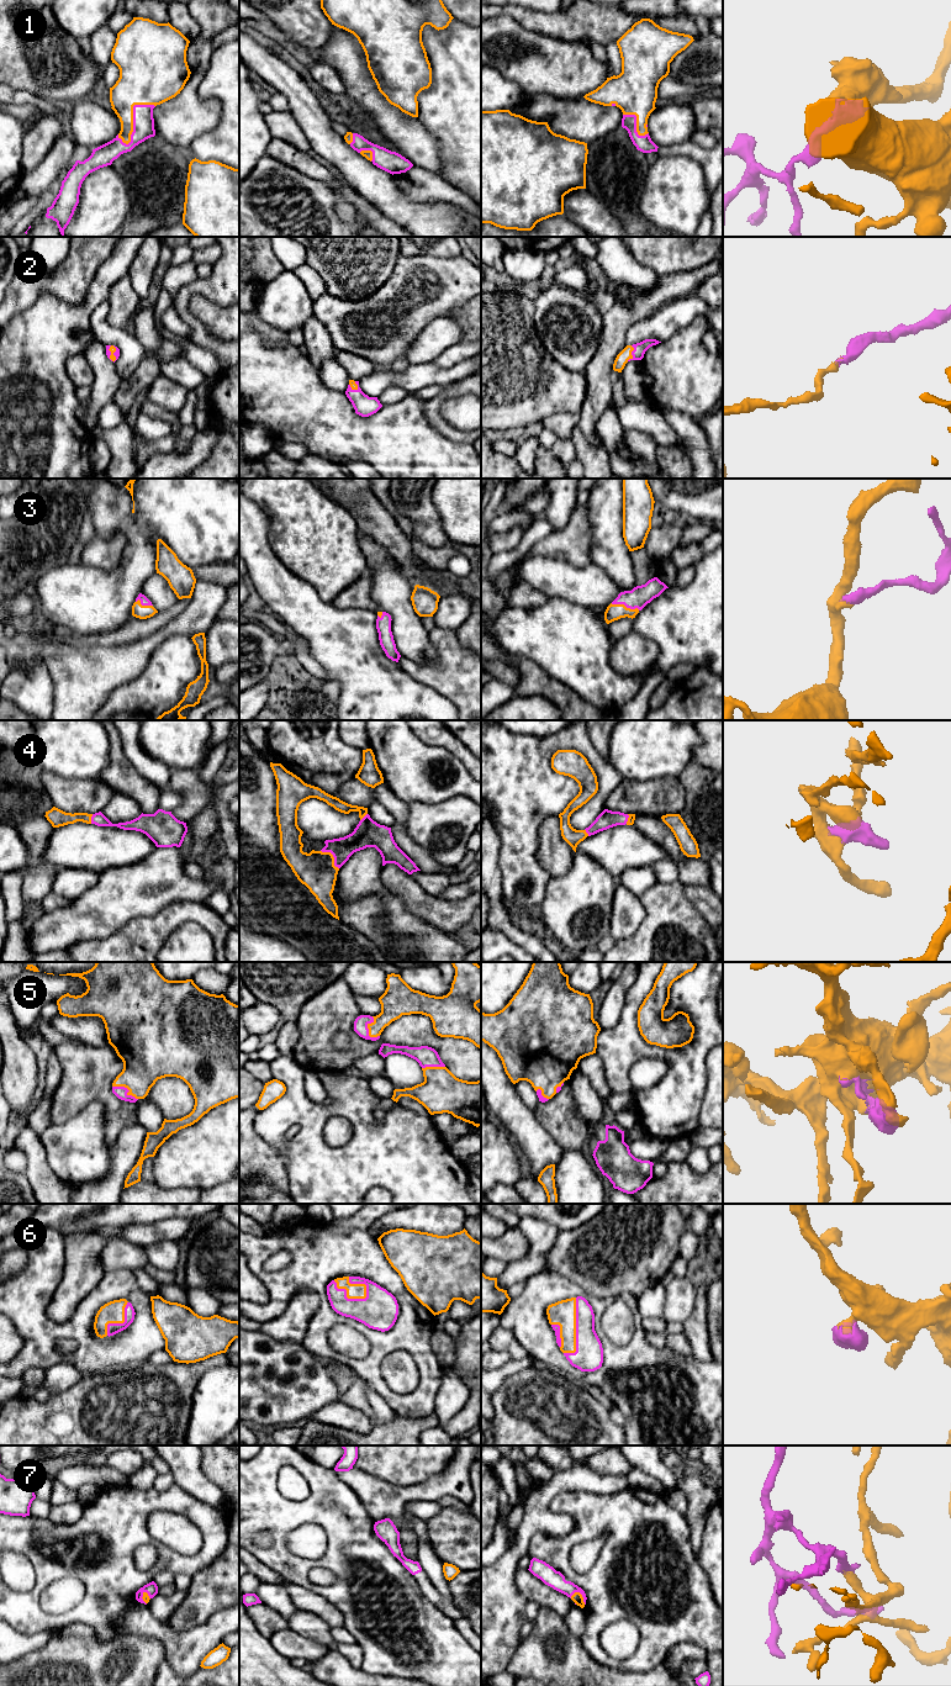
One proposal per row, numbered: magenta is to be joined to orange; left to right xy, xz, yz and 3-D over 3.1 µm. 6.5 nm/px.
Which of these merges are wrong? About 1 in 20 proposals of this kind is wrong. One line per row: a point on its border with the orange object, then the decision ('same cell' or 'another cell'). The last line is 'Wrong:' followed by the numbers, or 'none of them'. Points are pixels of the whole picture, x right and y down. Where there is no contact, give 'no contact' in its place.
1: xy (132, 116) | same cell
2: yz (630, 354) | same cell
3: yz (624, 606) | same cell
4: xz (332, 856) | same cell
5: xz (369, 1030) | same cell
6: xz (347, 1296) | same cell
7: yz (580, 1594) | same cell
Wrong: none of them

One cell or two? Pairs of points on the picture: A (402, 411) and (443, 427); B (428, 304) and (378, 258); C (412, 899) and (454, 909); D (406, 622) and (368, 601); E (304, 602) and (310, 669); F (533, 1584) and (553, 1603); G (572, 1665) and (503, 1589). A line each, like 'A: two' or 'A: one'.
A: two
B: two
C: one
D: two
E: two
F: one
G: two

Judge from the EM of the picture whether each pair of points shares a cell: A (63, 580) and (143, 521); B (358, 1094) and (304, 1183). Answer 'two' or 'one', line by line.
A: one
B: one

